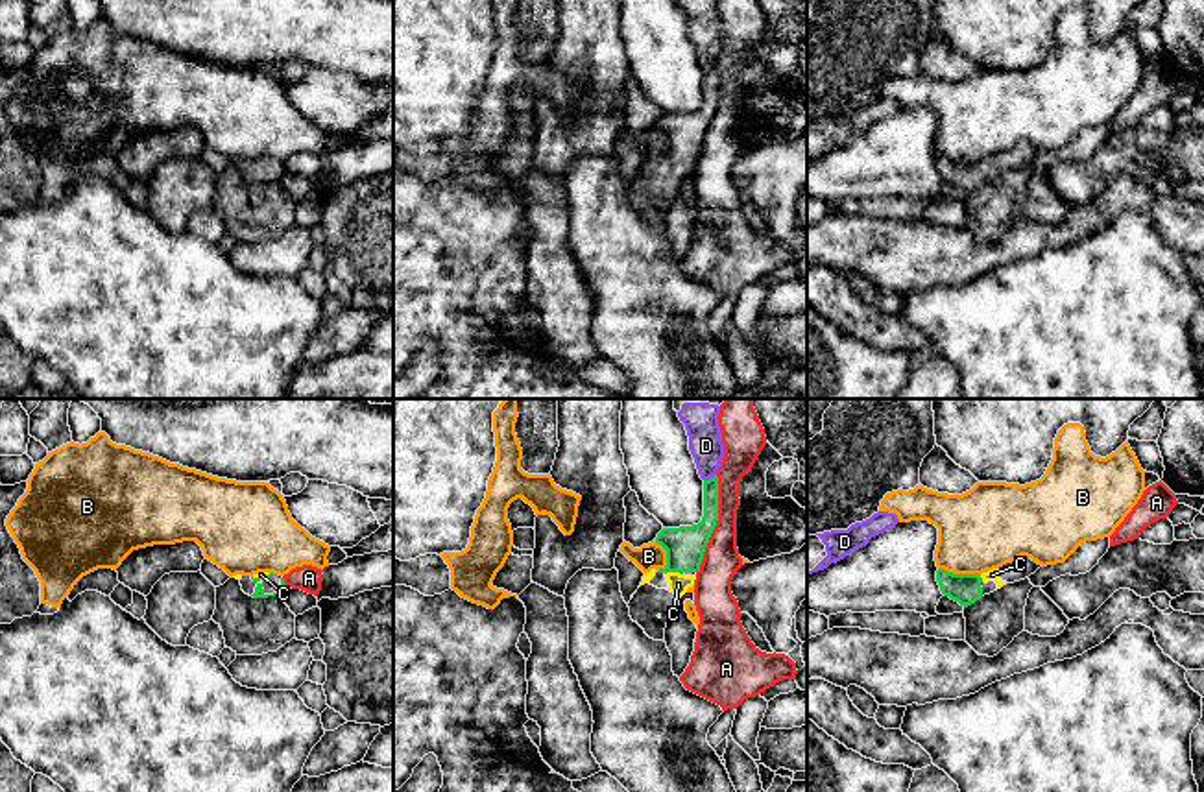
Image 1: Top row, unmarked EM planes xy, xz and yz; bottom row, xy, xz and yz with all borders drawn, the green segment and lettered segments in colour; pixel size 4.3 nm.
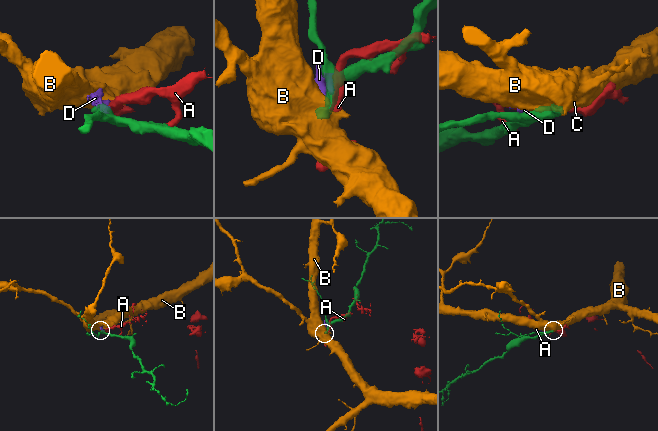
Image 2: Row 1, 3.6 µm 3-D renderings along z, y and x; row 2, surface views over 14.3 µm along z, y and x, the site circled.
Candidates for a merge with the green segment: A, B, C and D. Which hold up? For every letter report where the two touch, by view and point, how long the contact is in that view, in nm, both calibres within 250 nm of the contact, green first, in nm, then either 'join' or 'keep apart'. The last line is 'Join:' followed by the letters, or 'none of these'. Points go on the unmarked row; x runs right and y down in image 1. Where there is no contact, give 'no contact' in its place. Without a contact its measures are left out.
A: meets green in xz at (715, 111); contact 440 nm long; 170 nm thick on the green side, 160 nm on the other; keep apart
B: meets green in yz at (959, 161); contact 190 nm long; 130 nm thick on the green side, 360 nm on the other; keep apart
C: meets green in xz at (673, 157); contact 80 nm long; 170 nm thick on the green side, 90 nm on the other; join
D: meets green in xz at (710, 65); contact 70 nm long; 100 nm thick on the green side, 150 nm on the other; keep apart
Join: C

